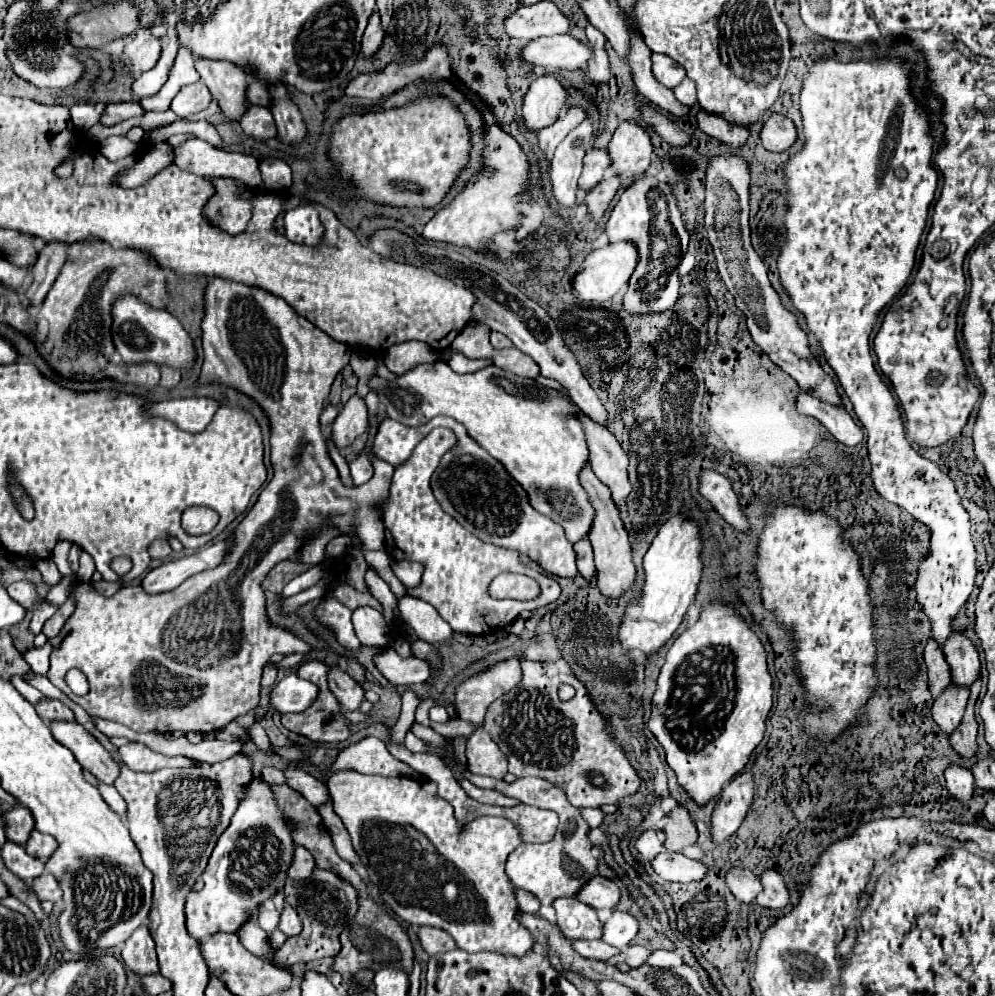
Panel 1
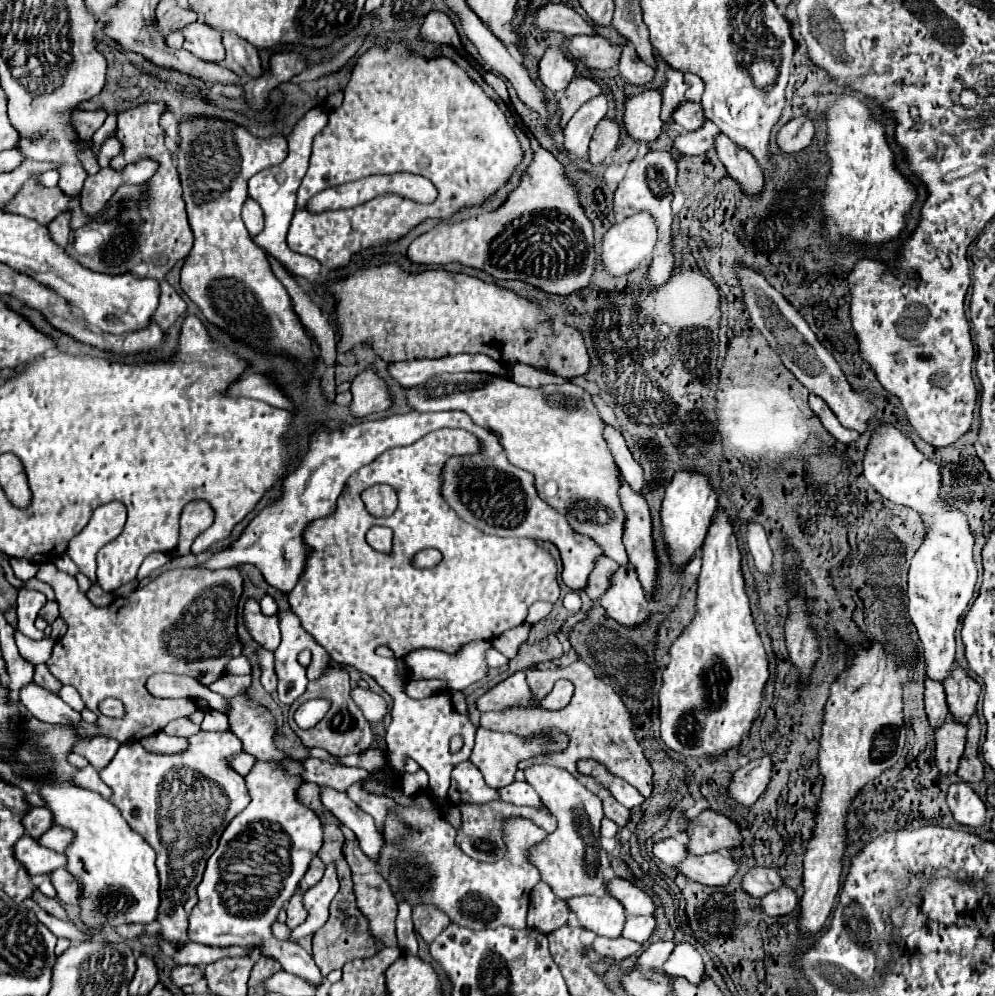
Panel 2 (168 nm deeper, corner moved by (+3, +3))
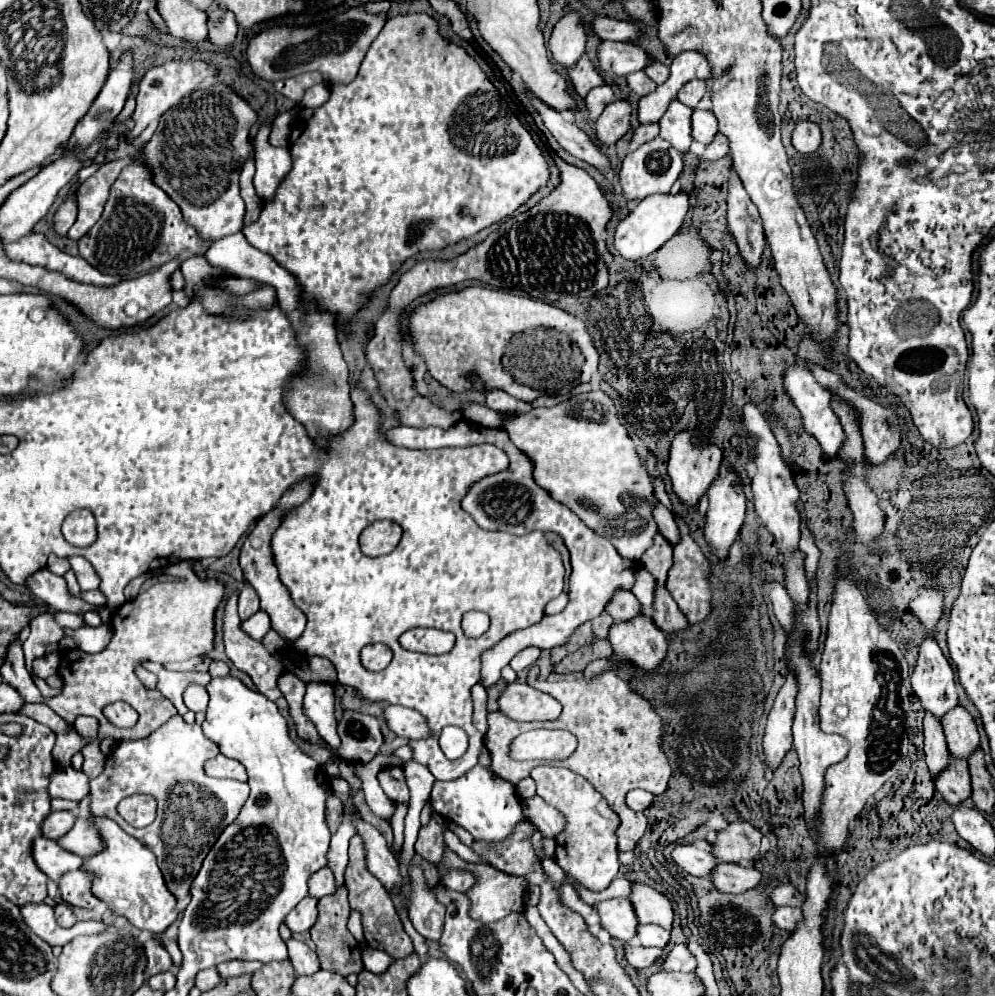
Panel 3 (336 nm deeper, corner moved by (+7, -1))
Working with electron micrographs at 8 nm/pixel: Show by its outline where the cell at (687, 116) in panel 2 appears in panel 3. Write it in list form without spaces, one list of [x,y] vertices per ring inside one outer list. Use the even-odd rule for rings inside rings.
[[[696,109],[692,113],[692,139],[700,141],[702,145],[708,145],[718,131],[718,123],[714,121],[712,113],[706,109]]]

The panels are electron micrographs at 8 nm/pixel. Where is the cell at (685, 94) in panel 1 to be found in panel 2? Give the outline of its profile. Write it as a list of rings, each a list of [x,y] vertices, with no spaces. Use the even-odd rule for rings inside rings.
[[[692,75],[692,81],[688,81],[688,91],[686,91],[686,99],[688,101],[700,101],[702,93],[704,93],[704,83],[698,75]]]

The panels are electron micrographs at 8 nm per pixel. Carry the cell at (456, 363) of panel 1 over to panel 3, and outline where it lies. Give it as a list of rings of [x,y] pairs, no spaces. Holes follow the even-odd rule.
[[[488,389],[488,391],[482,391],[482,395],[486,397],[486,405],[498,413],[504,413],[504,415],[512,415],[516,411],[530,411],[530,405],[524,403],[524,401],[518,401],[514,397],[510,397],[508,393],[504,391],[498,391],[498,389]]]

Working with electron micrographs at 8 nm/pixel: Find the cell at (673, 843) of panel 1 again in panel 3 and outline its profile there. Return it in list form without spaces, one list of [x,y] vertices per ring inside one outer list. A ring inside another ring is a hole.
[[[744,821],[728,823],[726,829],[716,831],[714,841],[710,843],[714,849],[714,857],[726,863],[754,861],[760,855],[760,831]]]

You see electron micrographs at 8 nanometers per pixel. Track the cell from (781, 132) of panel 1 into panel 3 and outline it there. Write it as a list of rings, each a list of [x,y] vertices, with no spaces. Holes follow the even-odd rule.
[[[812,121],[798,123],[792,133],[792,145],[798,153],[814,153],[820,147],[820,141],[822,141],[820,127]]]

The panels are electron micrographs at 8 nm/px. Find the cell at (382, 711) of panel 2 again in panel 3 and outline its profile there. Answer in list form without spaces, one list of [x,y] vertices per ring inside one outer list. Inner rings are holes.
[[[388,705],[384,707],[384,719],[388,727],[406,739],[420,739],[426,737],[428,729],[424,723],[424,717],[408,707],[398,707],[398,705]]]

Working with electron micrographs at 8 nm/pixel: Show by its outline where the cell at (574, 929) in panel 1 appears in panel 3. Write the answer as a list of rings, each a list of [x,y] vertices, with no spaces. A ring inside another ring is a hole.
[[[610,899],[594,905],[600,915],[602,927],[618,941],[634,939],[634,929],[638,927],[638,919],[634,917],[634,909],[628,899]]]

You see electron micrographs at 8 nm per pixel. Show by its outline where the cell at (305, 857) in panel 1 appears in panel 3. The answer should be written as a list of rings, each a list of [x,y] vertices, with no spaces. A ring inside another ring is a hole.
[[[328,867],[324,869],[318,869],[310,879],[308,879],[308,895],[310,897],[326,897],[330,893],[336,891],[336,885],[334,885],[334,875]]]

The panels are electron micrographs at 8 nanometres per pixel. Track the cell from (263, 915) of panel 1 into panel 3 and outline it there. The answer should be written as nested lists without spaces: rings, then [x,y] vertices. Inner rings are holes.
[[[290,937],[286,941],[286,947],[288,947],[288,955],[290,955],[290,961],[296,969],[298,975],[312,975],[316,971],[320,971],[320,965],[318,965],[318,957],[312,949],[308,949],[302,941]]]

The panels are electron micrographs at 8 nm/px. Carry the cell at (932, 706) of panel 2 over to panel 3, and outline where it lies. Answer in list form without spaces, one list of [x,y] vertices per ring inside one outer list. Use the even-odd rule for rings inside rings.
[[[926,711],[924,717],[924,753],[932,777],[946,767],[946,759],[950,757],[942,723],[930,711]]]

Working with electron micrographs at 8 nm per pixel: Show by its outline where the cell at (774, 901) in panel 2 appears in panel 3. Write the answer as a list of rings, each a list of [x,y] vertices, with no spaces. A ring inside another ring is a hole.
[[[788,905],[774,907],[774,913],[772,913],[774,925],[780,929],[786,929],[786,931],[794,929],[794,925],[798,923],[798,917],[802,917],[800,907],[788,907]]]

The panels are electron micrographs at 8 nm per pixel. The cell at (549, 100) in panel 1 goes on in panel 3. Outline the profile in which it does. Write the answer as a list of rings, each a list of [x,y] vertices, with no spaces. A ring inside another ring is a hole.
[[[576,13],[564,15],[556,25],[548,39],[550,55],[556,67],[570,69],[584,53],[586,47],[586,29],[582,19]]]

